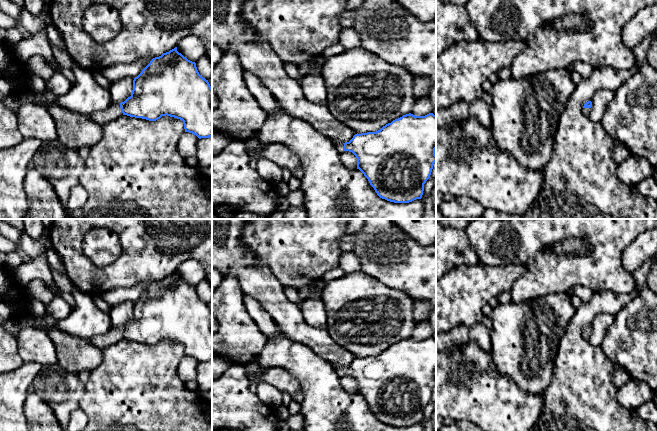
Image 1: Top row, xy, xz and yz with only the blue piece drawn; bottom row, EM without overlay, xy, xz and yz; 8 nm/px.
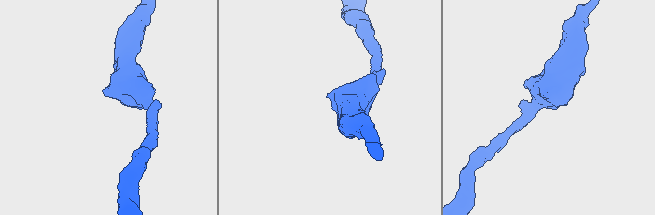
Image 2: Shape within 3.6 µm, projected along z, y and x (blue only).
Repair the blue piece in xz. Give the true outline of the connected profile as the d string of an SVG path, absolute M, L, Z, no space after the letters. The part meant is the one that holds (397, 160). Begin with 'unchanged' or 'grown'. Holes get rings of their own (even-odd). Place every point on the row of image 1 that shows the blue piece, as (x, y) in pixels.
grown; M409 113L386 124L376 132L357 133L345 143L332 139L331 142L339 152L349 151L356 156L357 169L368 179L380 198L394 203L409 203L422 198L424 184L430 178L436 162L436 115L429 113L425 116L415 116Z

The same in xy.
grown; M177 47L159 57L153 58L142 72L133 80L131 96L124 102L111 103L105 110L90 115L98 124L107 124L121 115L156 121L162 116L170 116L183 121L185 132L196 135L199 139L212 137L212 87L203 78L196 67L196 63L188 60L177 51Z

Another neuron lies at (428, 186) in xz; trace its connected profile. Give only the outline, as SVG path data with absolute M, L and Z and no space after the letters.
M429 178L426 183L424 184L424 191L423 191L423 195L422 195L422 200L424 200L427 196L429 196L431 194L431 191L435 185L435 181L436 179L433 178Z

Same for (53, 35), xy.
M53 24L48 26L45 33L51 45L54 45L61 51L66 51L65 44L61 37L61 34Z

